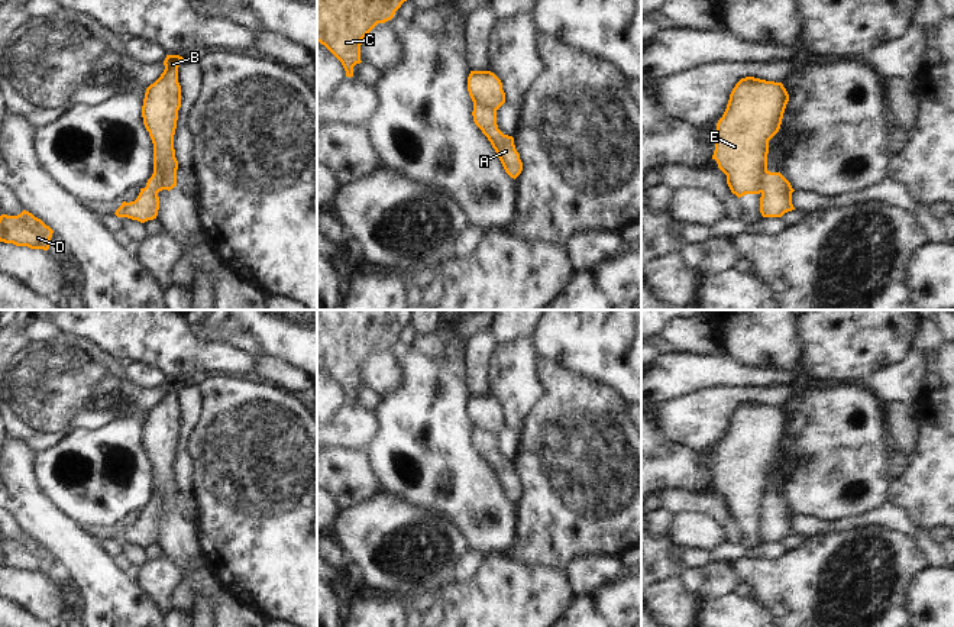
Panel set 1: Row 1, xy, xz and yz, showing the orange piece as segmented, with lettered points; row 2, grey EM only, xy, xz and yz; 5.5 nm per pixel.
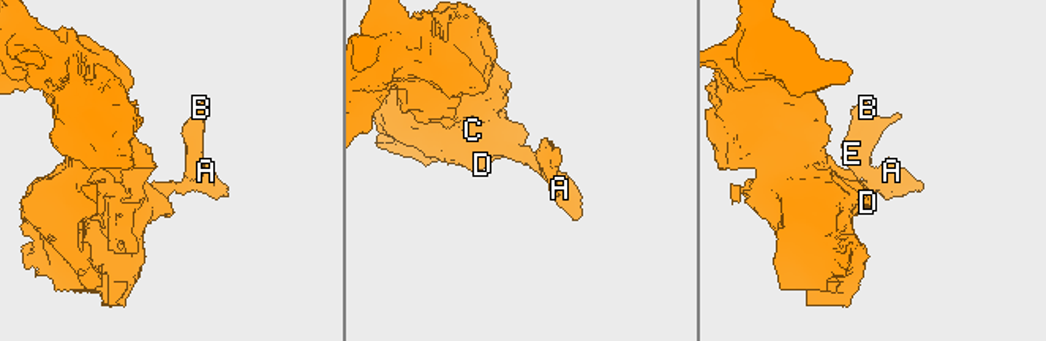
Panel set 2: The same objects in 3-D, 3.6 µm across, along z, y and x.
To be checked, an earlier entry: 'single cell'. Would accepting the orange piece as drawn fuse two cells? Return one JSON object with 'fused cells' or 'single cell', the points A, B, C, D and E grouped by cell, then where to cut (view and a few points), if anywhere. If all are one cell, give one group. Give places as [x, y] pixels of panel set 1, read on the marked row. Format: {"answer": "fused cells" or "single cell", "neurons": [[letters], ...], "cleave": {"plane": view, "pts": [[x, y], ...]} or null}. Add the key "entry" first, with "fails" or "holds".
{"entry": "fails", "answer": "fused cells", "neurons": [["A", "C", "D"], ["B", "E"]], "cleave": {"plane": "xy", "pts": [[152, 174], [158, 177], [158, 183], [165, 188]]}}

